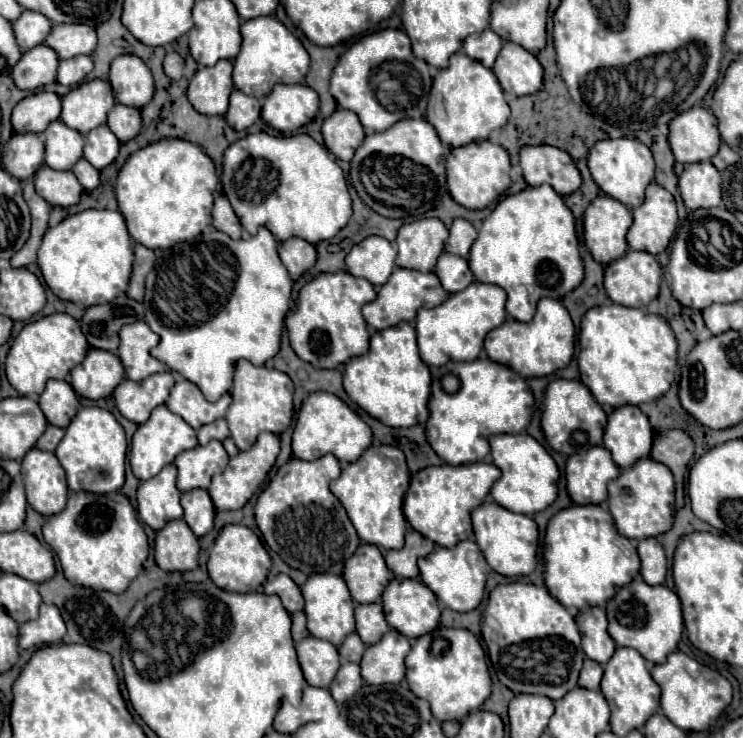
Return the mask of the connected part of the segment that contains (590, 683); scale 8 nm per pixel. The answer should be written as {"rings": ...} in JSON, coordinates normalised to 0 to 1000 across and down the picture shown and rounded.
{"rings":[[[786,894],[786,905],[781,911],[781,921],[778,927],[783,932],[791,932],[791,935],[805,935],[808,932],[808,921],[810,921],[810,902],[799,894]]]}

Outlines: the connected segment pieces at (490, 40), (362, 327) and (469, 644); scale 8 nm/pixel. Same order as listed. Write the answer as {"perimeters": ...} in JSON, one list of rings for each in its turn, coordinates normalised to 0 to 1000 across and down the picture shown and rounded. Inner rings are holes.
{"perimeters":[[[[654,38],[654,41],[649,41],[649,43],[633,46],[633,49],[624,54],[624,65],[622,65],[622,68],[624,68],[633,79],[654,87],[654,92],[662,92],[670,70],[673,70],[673,65],[676,65],[673,49],[670,49],[665,41]]],[[[433,369],[433,371],[428,371],[404,393],[401,417],[396,425],[390,425],[385,431],[385,444],[390,453],[393,474],[409,491],[417,491],[423,499],[452,499],[476,482],[493,480],[498,474],[498,453],[495,453],[495,442],[493,442],[493,434],[490,434],[485,417],[493,409],[501,409],[503,404],[506,404],[506,393],[493,377],[479,377],[471,369]]],[[[603,851],[603,856],[598,854],[598,867],[603,873],[592,889],[584,889],[579,883],[584,859],[560,864],[552,889],[546,889],[549,930],[563,946],[576,949],[581,970],[590,978],[622,976],[630,965],[641,962],[659,943],[659,927],[662,927],[651,881],[635,856],[624,851]]]]}

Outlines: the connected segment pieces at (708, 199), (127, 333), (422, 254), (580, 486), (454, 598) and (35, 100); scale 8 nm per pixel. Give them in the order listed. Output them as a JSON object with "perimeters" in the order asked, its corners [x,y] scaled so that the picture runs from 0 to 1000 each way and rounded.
{"perimeters":[[[[956,217],[923,222],[913,247],[913,257],[929,285],[961,282],[972,274],[969,233]]],[[[197,436],[170,439],[162,450],[162,472],[159,482],[170,499],[170,509],[175,515],[194,515],[202,507],[226,501],[221,491],[210,488],[202,474],[213,466],[213,453]]],[[[571,295],[541,304],[533,322],[533,360],[563,369],[581,369],[598,339],[603,309],[590,295]]],[[[799,604],[786,615],[773,615],[762,626],[762,661],[775,683],[810,683],[818,675],[816,656],[832,645],[821,610]]],[[[622,732],[614,737],[614,743],[587,743],[579,753],[571,753],[563,759],[568,789],[590,808],[595,818],[600,818],[608,827],[616,829],[633,829],[638,827],[649,810],[654,797],[654,780],[657,780],[657,762],[651,751],[646,748],[643,737],[635,732]]],[[[48,125],[27,136],[16,149],[19,179],[54,182],[81,157],[81,130],[73,125]]]]}

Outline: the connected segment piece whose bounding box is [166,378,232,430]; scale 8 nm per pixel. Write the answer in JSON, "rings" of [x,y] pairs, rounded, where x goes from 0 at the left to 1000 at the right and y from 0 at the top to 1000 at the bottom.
{"rings":[[[250,512],[237,515],[234,526],[229,528],[229,539],[223,542],[223,550],[234,561],[245,564],[264,583],[275,575],[283,575],[293,566],[301,566],[310,547],[312,547],[310,534],[301,534],[293,545],[280,545],[272,537],[269,526]]]}

